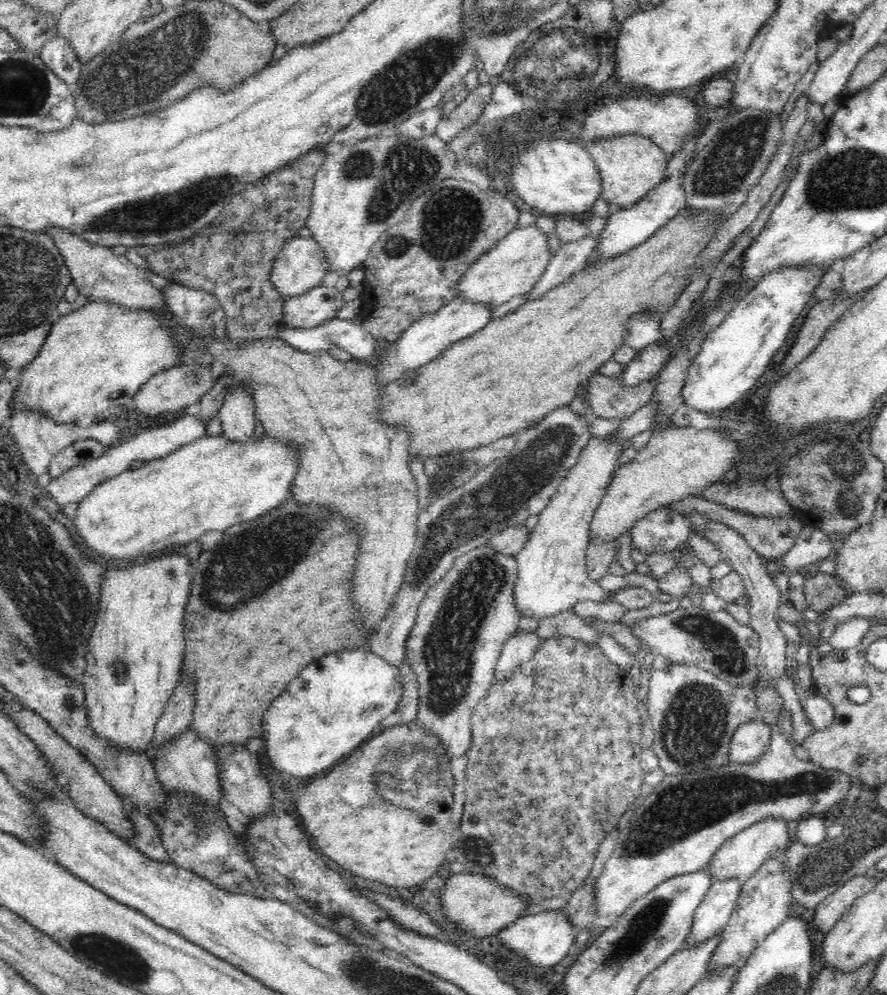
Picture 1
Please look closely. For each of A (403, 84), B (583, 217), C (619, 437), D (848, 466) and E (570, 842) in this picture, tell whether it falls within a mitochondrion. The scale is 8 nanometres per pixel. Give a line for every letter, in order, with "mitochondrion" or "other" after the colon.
A: mitochondrion
B: other
C: other
D: mitochondrion
E: other

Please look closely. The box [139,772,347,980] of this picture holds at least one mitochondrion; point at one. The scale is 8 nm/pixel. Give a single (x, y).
(190, 815)

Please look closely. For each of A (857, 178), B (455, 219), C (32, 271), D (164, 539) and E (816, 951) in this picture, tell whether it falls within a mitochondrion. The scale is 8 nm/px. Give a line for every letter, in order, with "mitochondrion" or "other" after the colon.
A: mitochondrion
B: mitochondrion
C: mitochondrion
D: other
E: other

